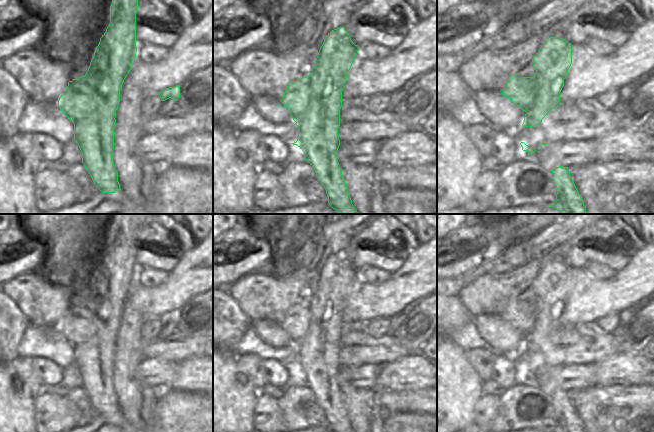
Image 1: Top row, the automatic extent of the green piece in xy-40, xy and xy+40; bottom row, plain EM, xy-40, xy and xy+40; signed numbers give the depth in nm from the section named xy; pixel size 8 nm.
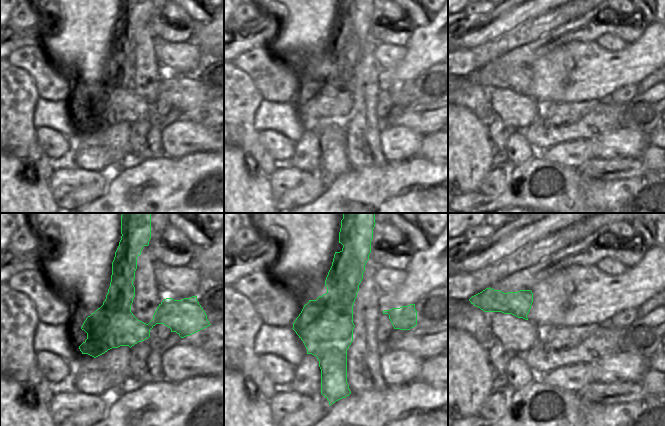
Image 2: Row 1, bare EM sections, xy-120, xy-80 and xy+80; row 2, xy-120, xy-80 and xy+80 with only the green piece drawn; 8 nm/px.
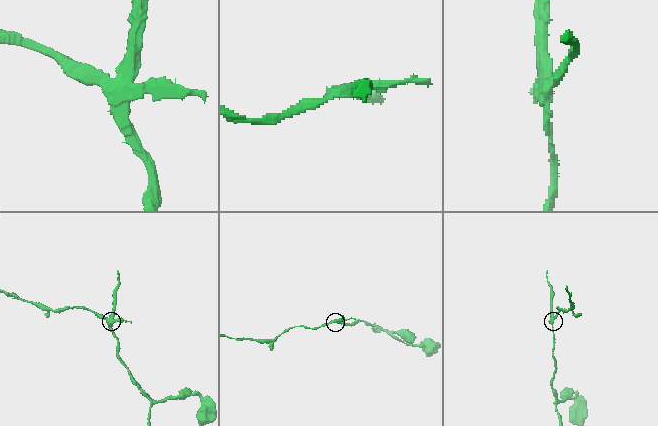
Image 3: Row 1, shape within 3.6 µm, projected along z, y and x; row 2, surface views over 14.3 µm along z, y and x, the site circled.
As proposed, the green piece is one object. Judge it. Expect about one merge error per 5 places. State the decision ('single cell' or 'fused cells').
fused cells

